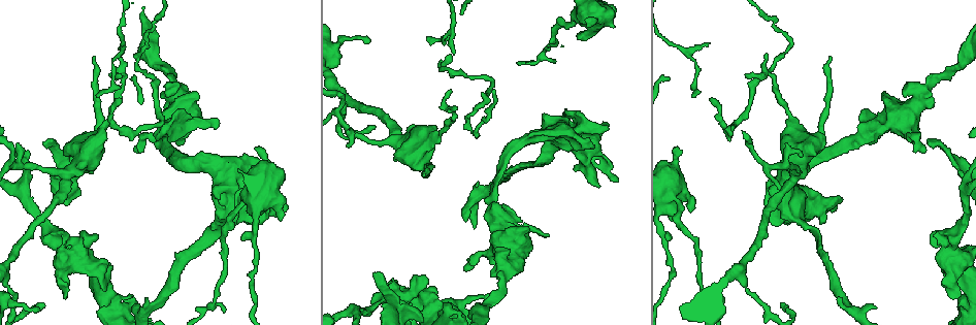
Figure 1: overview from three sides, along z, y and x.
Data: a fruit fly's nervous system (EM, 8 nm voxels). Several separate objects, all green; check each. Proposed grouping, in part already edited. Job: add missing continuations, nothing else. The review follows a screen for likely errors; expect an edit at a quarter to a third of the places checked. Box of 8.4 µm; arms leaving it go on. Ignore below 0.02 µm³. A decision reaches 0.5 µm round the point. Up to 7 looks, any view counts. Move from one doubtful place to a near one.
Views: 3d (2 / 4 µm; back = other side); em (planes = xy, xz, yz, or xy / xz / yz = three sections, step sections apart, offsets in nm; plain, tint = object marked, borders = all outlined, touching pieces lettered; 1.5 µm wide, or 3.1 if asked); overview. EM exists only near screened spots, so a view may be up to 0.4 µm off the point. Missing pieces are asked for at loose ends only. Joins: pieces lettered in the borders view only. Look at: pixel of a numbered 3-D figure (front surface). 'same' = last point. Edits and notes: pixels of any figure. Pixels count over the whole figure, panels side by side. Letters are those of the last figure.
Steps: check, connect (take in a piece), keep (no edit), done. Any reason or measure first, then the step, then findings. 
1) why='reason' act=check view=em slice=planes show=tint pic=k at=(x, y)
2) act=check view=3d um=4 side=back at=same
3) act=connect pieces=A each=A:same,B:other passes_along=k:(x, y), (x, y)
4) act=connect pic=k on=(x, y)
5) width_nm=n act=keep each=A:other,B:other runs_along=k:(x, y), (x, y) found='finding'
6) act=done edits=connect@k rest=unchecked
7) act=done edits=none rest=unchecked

act=check view=3d um=4 pic=1 at=(280, 221)

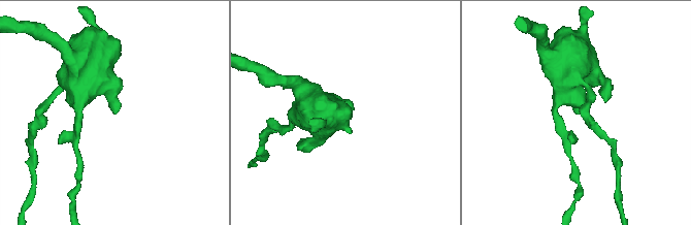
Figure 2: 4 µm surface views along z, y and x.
why='now the EM' act=check view=em slice=planes show=borders pic=2 at=(579, 114)

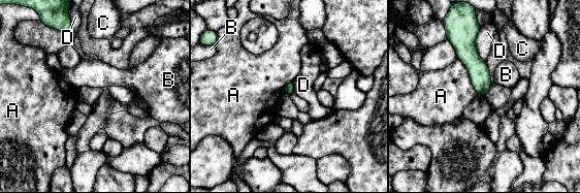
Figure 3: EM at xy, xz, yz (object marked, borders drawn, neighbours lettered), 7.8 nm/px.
act=keep each=A:other,B:other,C:other,D:other border=3:(480, 27), (475, 49), (485, 62) found='no lettered piece goes on from it'

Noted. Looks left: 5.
why='branch stops here' act=check view=em slice=planes show=borders pic=1 at=(218, 120)

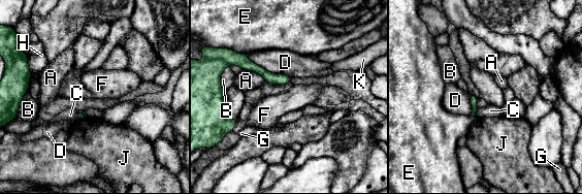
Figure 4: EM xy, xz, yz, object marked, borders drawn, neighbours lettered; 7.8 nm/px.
act=keep each=A:other,B:other,C:other,D:other,E:other,F:other,G:other,H:other,J:other,K:other runs_along=4:(231, 60), (288, 79) found='no lettered piece goes on from it'

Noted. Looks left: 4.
why='an open end' act=check view=3d um=4 pic=1 at=(375, 271)

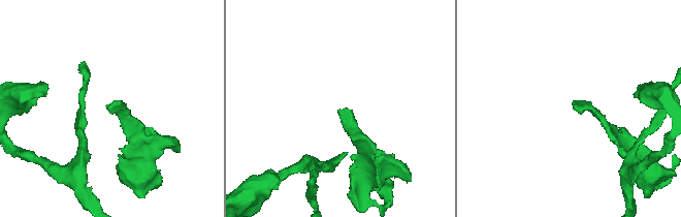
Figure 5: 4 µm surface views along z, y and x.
why='need the tissue' act=check view=em slice=xy step=4 show=borders pic=5 at=(575, 109)

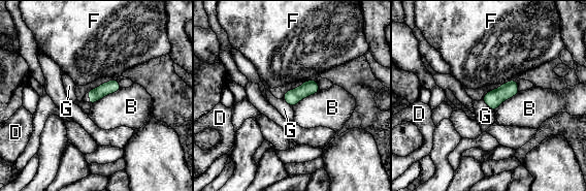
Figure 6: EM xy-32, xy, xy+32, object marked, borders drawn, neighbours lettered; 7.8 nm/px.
why='cut it another way' act=check view=em slice=planes show=borders at=same

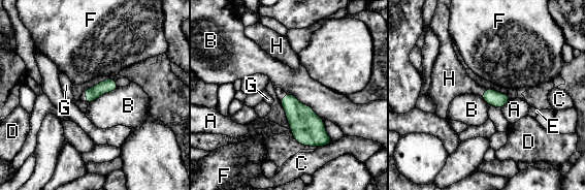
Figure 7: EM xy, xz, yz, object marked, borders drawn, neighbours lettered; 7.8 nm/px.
longest_contact=B:380nm act=connect pieces=H each=A:other,B:other,C:other,D:other,E:other,F:other,G:other,H:same found='the neuron continues'

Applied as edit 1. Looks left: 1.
act=done edits=connect@7 rest=unchecked

